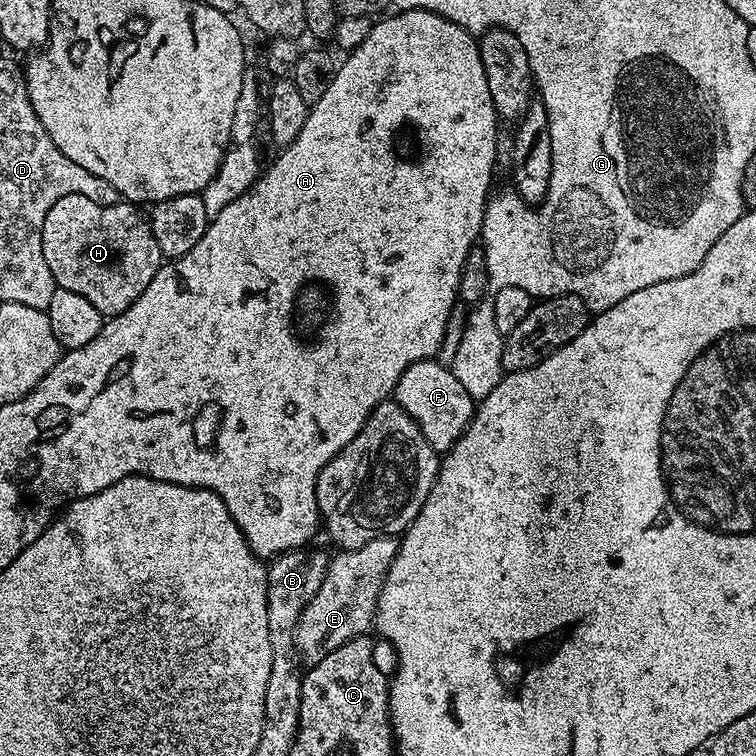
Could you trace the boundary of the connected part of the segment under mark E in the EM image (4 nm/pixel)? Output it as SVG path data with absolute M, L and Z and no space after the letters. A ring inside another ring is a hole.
M379 536L361 548L337 551L337 556L329 559L326 578L322 578L318 594L314 594L300 615L297 628L298 652L305 665L316 664L326 658L326 654L338 650L338 646L350 642L355 636L365 635L373 627L378 598L396 557L397 547L397 537Z

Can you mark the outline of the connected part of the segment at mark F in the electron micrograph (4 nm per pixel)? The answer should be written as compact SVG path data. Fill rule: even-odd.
M439 359L419 360L404 371L396 383L395 403L419 426L426 442L438 454L448 452L468 428L474 411L474 401L466 394L462 382L454 378L451 367L439 364Z

